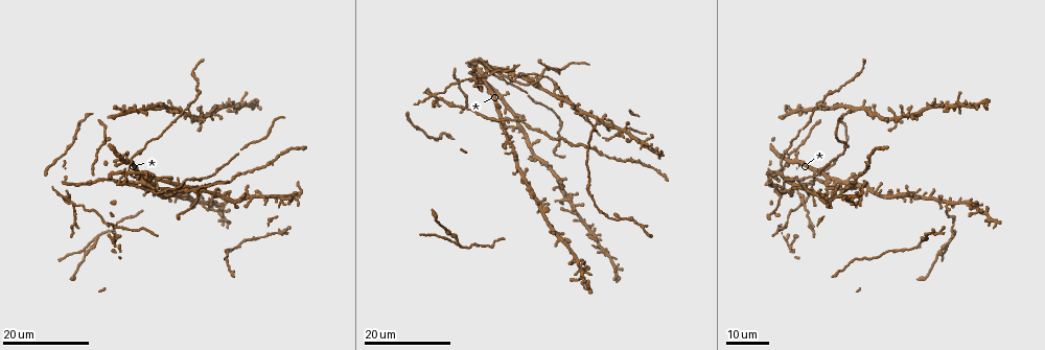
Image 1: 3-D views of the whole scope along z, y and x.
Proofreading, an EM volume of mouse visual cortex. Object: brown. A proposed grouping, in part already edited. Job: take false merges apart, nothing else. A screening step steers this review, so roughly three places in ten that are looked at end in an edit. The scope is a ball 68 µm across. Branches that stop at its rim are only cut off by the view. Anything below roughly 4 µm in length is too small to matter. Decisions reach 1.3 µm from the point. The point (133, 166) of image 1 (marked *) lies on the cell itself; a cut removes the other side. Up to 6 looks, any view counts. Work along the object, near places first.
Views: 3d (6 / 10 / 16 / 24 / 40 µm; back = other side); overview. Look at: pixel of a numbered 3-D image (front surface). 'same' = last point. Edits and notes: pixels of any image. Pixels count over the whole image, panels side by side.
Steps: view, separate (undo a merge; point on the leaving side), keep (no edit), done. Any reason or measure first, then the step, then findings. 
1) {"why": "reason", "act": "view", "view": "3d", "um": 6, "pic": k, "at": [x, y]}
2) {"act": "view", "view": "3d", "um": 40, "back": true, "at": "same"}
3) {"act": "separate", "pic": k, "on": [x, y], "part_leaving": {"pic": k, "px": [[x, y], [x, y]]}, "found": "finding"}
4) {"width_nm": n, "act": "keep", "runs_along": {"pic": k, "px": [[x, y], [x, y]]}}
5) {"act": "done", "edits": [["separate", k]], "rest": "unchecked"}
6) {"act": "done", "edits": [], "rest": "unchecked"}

{"why": "a fork", "act": "view", "view": "3d", "um": 24, "pic": 1, "at": [923, 198]}

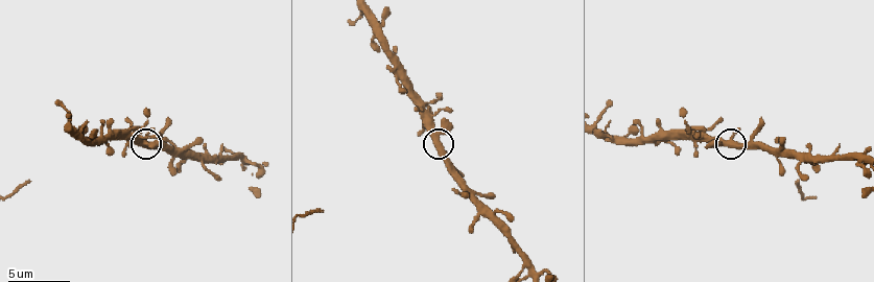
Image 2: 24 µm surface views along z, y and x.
{"act": "view", "view": "3d", "um": 6, "pic": 2, "at": [737, 144]}

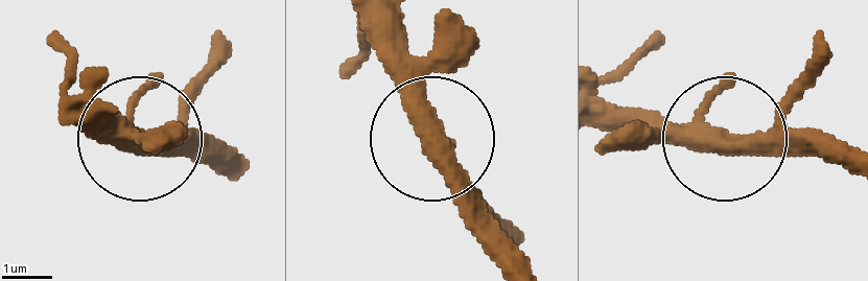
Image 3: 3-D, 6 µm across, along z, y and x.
{"width_nm": 340, "act": "keep", "runs_along": {"pic": 3, "px": [[63, 120], [204, 133]]}, "found": "one cell here"}

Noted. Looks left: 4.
{"act": "view", "view": "3d", "um": 24, "pic": 1, "at": [143, 180]}

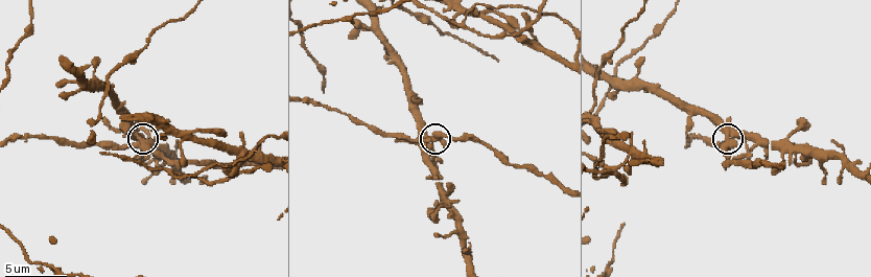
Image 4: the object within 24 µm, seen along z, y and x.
{"act": "view", "view": "3d", "um": 10, "pic": 4, "at": [141, 138]}

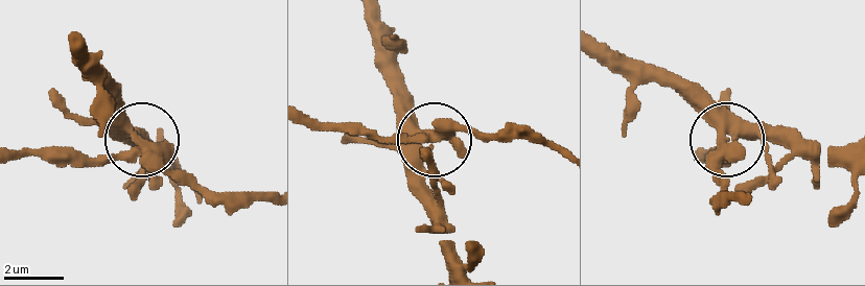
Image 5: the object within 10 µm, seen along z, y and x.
{"act": "view", "view": "3d", "um": 10, "back": true, "pic": 5, "at": [432, 144]}

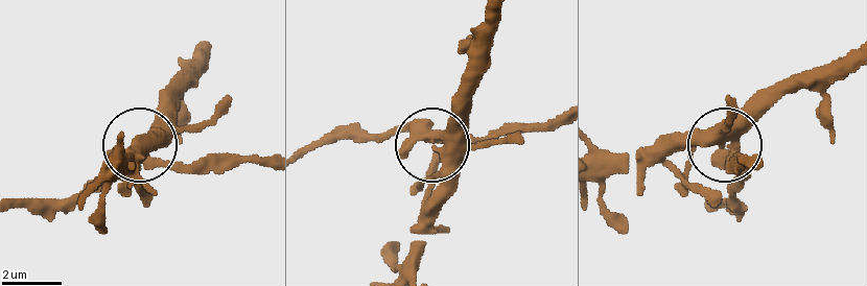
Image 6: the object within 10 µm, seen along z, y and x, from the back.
{"act": "separate", "pic": 6, "on": [388, 135], "found": "two cells meet here"}

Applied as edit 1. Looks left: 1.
{"act": "done", "edits": [["separate", 6]], "rest": "unchecked"}

